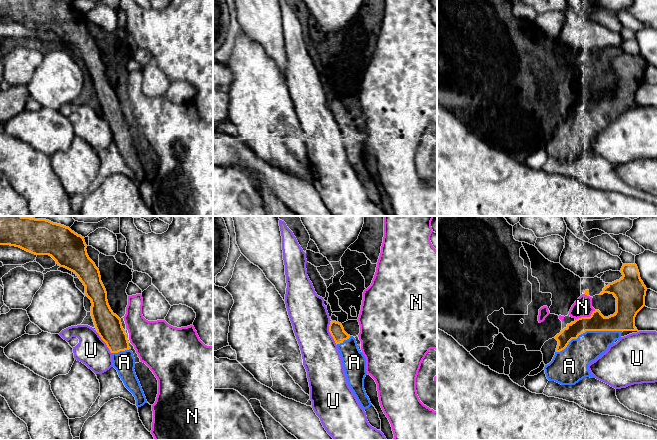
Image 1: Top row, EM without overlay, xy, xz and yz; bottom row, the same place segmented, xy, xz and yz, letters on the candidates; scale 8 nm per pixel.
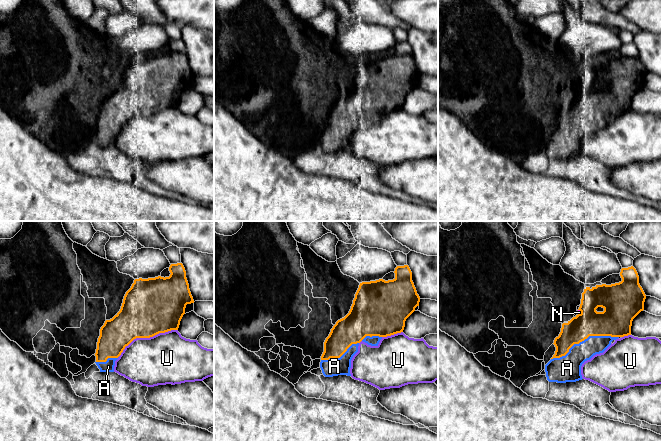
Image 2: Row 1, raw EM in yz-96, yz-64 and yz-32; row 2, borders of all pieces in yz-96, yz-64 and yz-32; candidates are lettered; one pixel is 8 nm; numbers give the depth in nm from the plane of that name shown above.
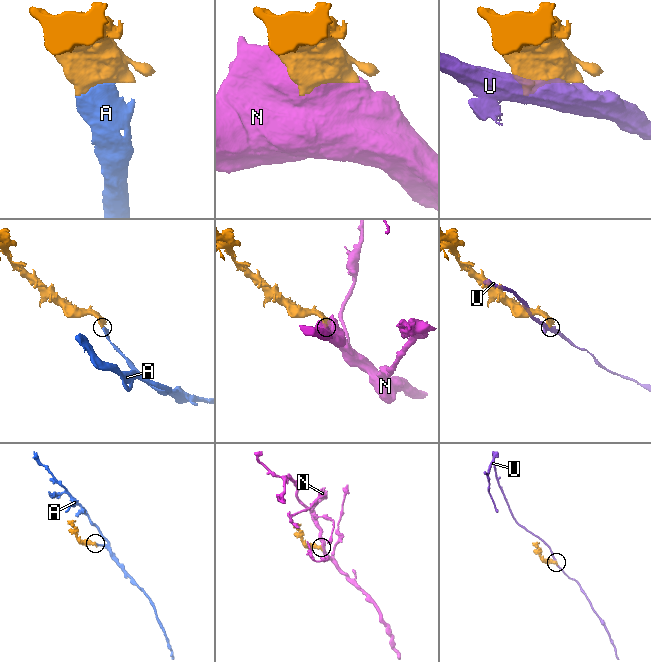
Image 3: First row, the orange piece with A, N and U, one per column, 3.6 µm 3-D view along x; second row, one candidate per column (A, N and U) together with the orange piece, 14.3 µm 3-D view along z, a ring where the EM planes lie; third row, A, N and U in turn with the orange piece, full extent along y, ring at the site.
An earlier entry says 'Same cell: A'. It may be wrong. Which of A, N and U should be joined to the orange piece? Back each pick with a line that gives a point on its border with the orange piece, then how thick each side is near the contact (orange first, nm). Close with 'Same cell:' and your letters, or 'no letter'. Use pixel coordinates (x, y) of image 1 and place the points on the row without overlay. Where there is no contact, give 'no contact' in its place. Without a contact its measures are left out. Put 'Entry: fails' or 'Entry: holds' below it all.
A: yz (588, 106) | 140/240 nm
Same cell: A
Entry: holds

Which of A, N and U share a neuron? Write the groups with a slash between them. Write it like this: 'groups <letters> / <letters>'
groups A / N / U

